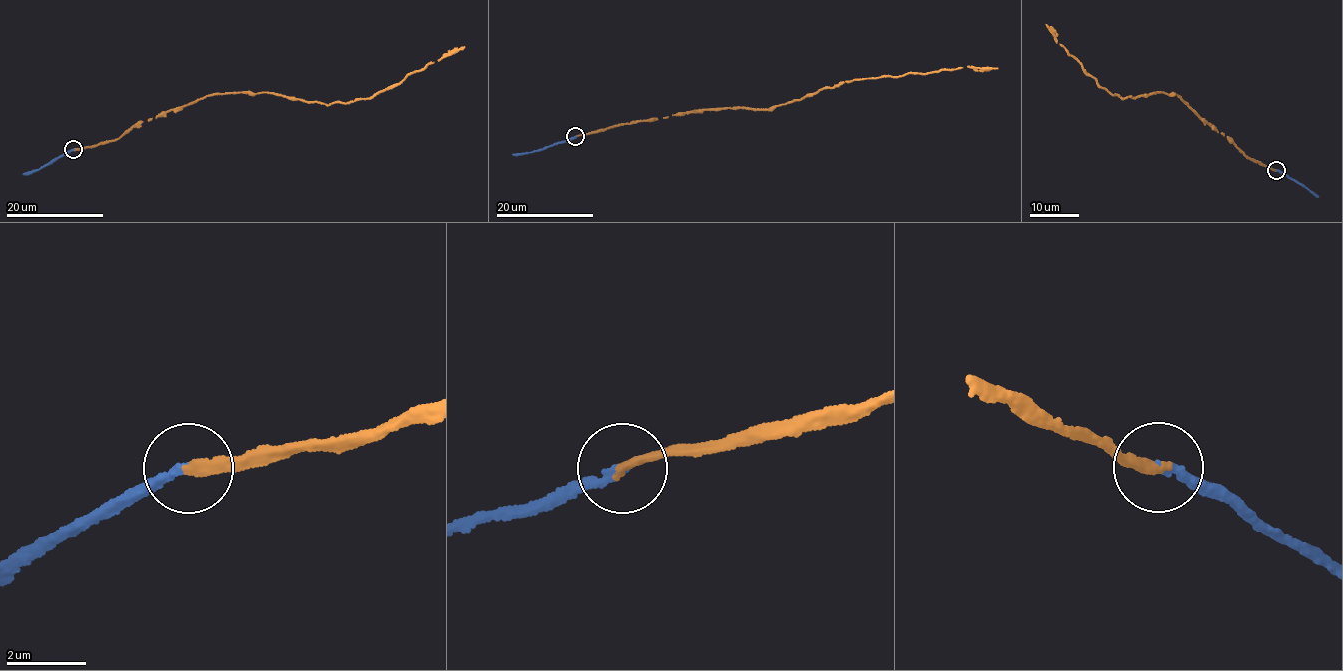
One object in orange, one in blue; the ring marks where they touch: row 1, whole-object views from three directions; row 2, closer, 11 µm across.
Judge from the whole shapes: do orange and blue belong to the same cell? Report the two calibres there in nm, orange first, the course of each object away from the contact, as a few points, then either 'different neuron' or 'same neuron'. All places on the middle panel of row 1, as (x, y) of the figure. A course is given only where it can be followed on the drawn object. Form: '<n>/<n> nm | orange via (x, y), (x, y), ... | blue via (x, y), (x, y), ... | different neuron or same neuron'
240/190 nm | orange via (576, 137), (627, 123), (706, 109), (774, 108), (856, 79), (967, 66), (997, 69) | blue via (576, 137), (528, 153), (512, 154) | same neuron

